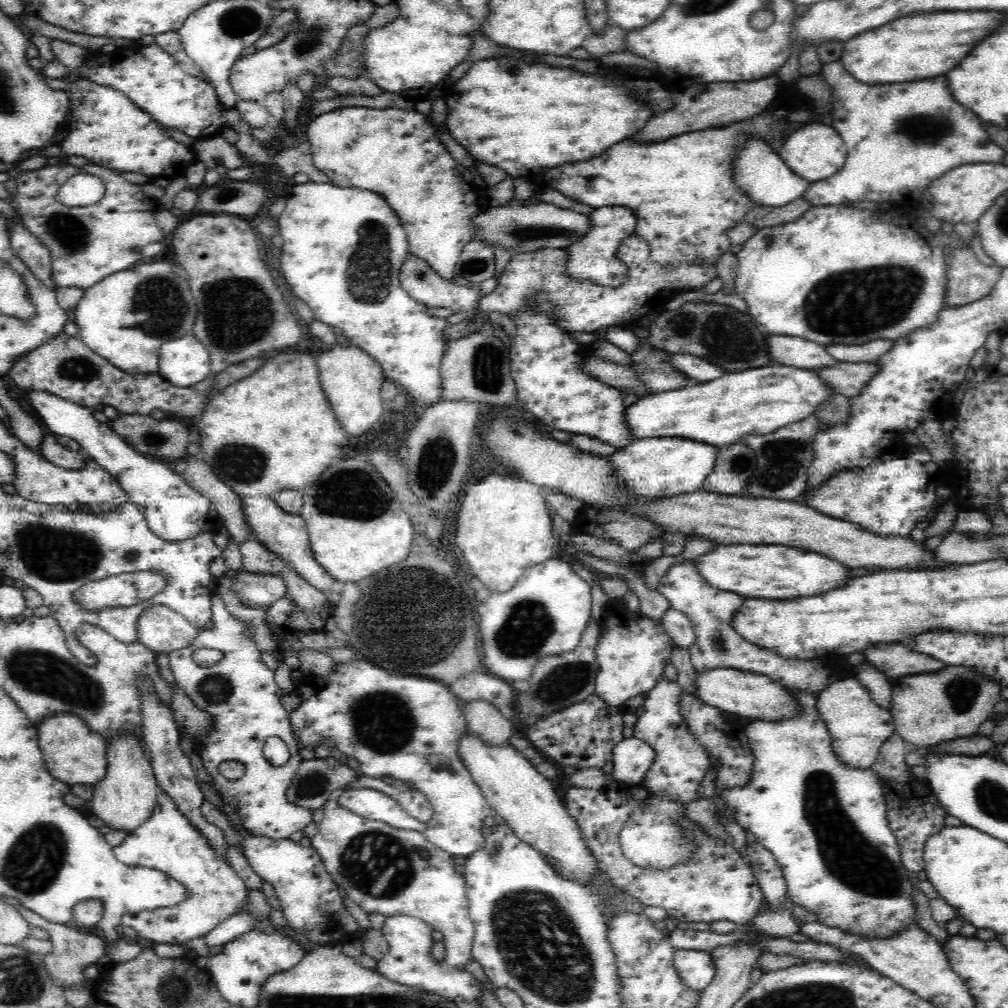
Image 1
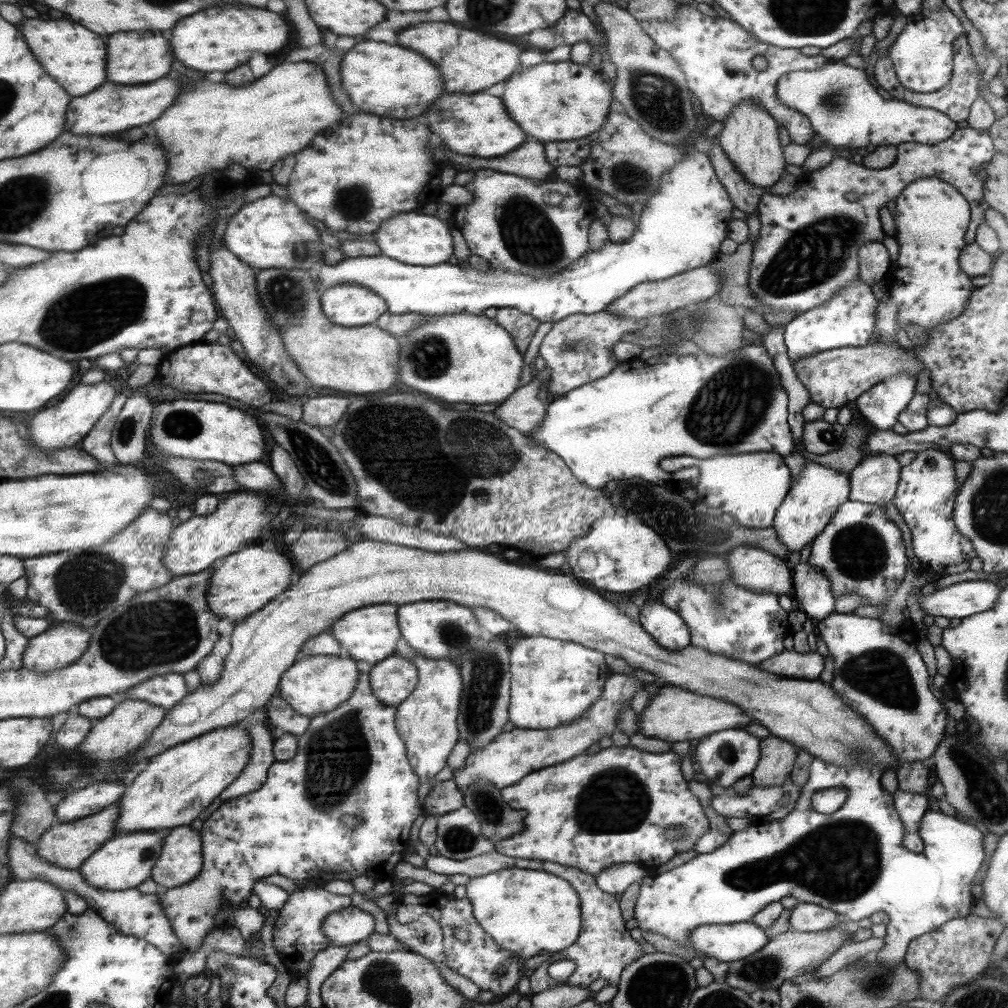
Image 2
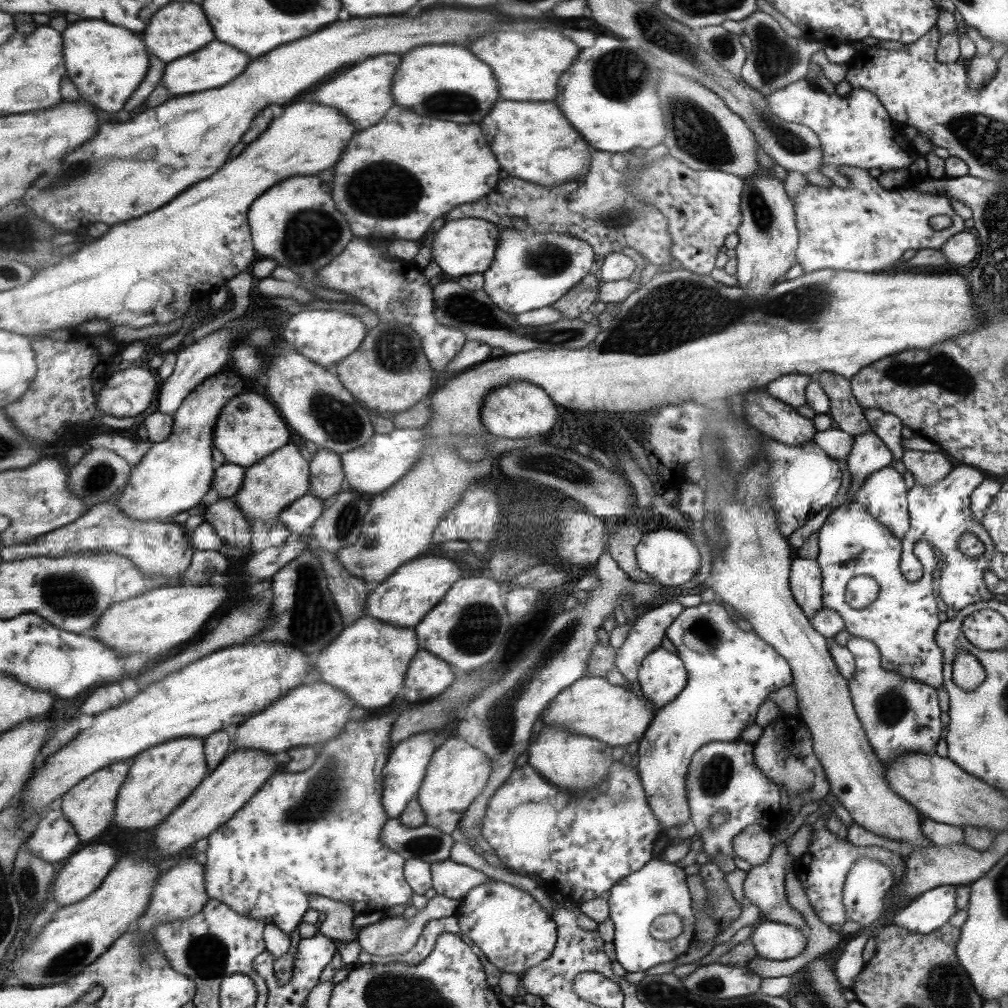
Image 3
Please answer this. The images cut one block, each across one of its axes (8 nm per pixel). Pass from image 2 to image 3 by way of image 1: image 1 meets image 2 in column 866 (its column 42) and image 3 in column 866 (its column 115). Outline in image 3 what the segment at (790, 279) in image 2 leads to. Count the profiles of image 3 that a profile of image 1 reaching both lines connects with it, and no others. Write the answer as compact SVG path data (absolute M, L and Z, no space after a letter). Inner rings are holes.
M844 167L841 171L851 179L848 188L809 184L794 197L800 232L798 258L803 274L824 269L886 273L906 250L938 250L950 237L966 230L965 220L956 214L946 195L923 193L912 187L932 179L928 172L910 175L904 184L887 189L867 170ZM940 214L948 216L952 225L934 230L928 220Z

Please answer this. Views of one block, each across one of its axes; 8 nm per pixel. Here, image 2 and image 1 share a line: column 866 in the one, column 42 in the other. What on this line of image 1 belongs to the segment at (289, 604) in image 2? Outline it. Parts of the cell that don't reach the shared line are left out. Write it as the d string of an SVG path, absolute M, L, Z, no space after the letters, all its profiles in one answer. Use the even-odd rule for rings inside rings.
M70 712L52 713L44 717L35 730L43 762L55 780L70 786L95 786L103 780L107 772L107 744L81 717Z

